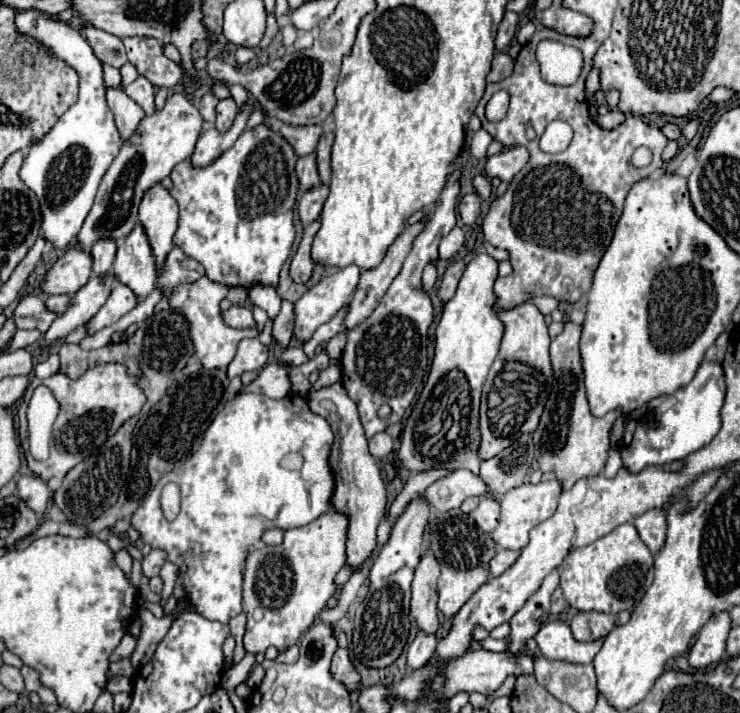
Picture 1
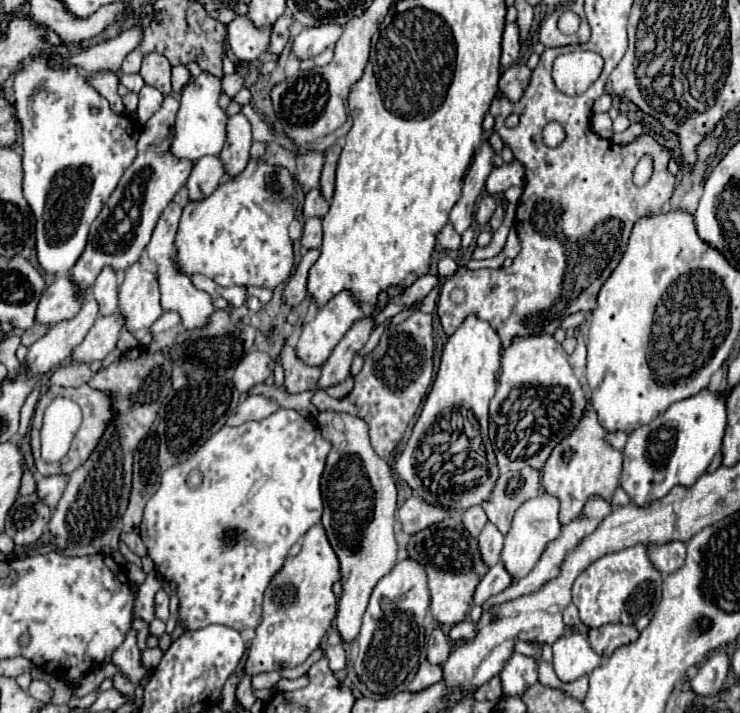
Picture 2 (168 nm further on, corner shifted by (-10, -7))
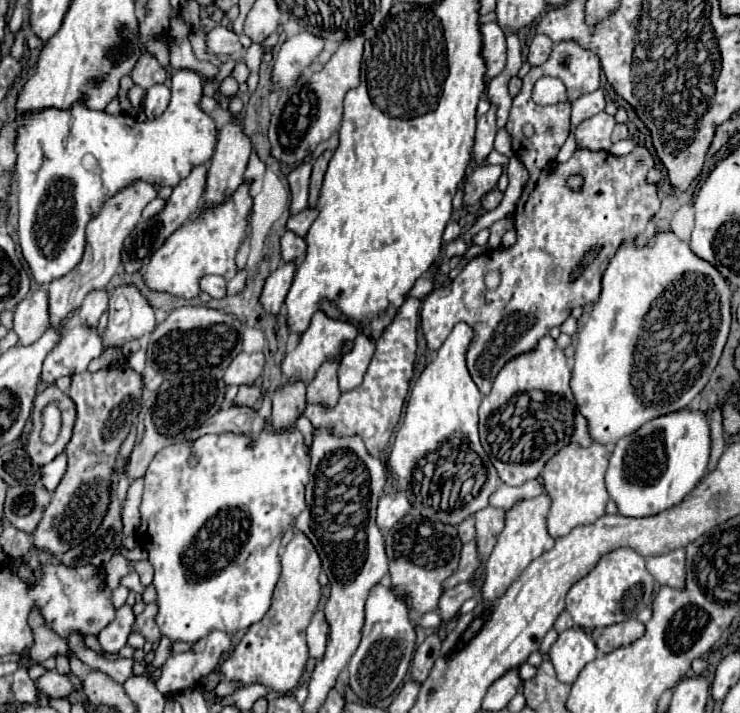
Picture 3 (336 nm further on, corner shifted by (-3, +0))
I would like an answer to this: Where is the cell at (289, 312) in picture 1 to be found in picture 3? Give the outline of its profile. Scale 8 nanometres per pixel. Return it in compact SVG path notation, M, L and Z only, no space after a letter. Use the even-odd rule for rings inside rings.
M287 383L273 397L271 423L275 431L287 431L305 411L305 383Z

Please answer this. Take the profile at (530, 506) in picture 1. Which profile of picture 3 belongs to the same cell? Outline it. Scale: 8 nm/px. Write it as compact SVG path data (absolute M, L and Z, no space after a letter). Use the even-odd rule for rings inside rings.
M543 493L535 499L517 501L507 511L505 529L501 531L501 535L497 539L497 545L495 545L489 561L487 561L485 581L483 581L483 587L481 587L481 599L491 601L491 599L499 599L499 595L505 595L507 587L511 587L511 583L529 567L529 563L555 545L555 541L549 537L547 525L545 525L549 509L551 509L551 497L547 493Z

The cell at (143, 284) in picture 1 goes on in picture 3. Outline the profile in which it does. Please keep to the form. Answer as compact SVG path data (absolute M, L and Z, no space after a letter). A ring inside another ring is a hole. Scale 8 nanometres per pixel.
M131 285L117 287L109 297L109 323L101 333L103 349L121 347L155 329L155 311Z

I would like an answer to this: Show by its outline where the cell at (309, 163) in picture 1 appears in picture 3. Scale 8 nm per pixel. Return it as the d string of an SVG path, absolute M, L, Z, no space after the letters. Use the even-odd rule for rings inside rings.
M307 207L305 211L301 211L299 215L295 215L295 217L291 217L291 219L287 221L287 229L293 231L295 235L299 235L299 237L305 237L315 219L317 219L317 211Z

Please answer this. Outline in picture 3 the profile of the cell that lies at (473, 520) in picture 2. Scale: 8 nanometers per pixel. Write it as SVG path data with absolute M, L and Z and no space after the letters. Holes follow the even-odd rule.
M475 517L465 519L465 521L457 527L457 531L459 531L459 539L461 539L463 543L473 541L473 539L475 539Z

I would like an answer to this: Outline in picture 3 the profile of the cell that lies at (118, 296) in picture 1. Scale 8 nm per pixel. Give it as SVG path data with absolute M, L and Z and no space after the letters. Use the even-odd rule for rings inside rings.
M75 325L73 329L67 329L59 343L49 351L47 359L43 361L41 381L51 385L59 377L71 377L75 373L87 371L89 363L99 357L101 351L103 347L99 333L85 325Z

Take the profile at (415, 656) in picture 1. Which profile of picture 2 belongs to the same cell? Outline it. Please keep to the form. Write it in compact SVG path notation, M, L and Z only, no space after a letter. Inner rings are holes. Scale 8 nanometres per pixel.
M424 660L424 662L420 664L414 680L410 682L408 690L418 692L418 690L422 690L422 688L426 688L426 686L436 684L440 678L442 678L442 666L430 666L430 662Z

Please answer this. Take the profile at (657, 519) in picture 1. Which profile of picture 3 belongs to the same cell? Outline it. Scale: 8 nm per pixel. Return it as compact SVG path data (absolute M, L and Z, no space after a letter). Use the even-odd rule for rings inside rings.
M675 549L667 555L649 557L647 571L655 577L659 585L683 589L685 579L685 549Z

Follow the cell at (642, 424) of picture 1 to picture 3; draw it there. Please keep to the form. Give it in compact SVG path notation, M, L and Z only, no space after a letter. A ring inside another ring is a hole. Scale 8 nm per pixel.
M677 411L645 423L639 431L623 437L609 459L605 485L623 517L651 517L679 505L707 475L709 423L701 411Z

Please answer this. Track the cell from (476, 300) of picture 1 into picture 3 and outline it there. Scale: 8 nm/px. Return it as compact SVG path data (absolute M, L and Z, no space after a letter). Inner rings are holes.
M459 323L451 335L447 337L447 341L441 345L441 349L437 351L437 357L425 367L425 371L421 373L421 377L417 379L411 397L407 401L407 413L403 419L403 427L397 431L391 455L389 455L389 467L391 471L397 475L399 485L411 493L411 467L415 467L415 459L423 459L423 455L427 455L427 451L435 451L435 447L439 447L439 443L443 443L443 439L451 439L451 435L463 435L463 439L467 439L469 447L475 451L483 460L487 469L487 480L475 499L473 499L473 509L459 509L453 511L457 513L457 525L467 519L467 515L473 515L477 511L481 511L483 507L487 507L487 499L489 495L497 489L499 485L499 475L495 471L489 456L479 443L479 435L477 435L477 409L481 403L482 395L479 389L475 387L467 365L465 365L465 351L467 345L473 337L473 329L465 323Z

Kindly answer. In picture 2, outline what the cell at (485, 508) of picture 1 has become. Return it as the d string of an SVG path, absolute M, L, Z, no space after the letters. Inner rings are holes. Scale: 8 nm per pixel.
M488 522L478 536L478 546L480 546L480 552L482 552L482 560L488 566L494 566L496 562L500 562L502 544L504 544L504 534L492 522Z

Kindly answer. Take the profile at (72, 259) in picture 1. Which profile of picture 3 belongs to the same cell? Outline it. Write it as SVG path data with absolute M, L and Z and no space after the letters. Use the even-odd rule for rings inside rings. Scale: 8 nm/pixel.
M37 289L29 293L13 311L13 331L19 337L19 345L31 345L35 343L49 327L49 301L47 301L47 291Z

